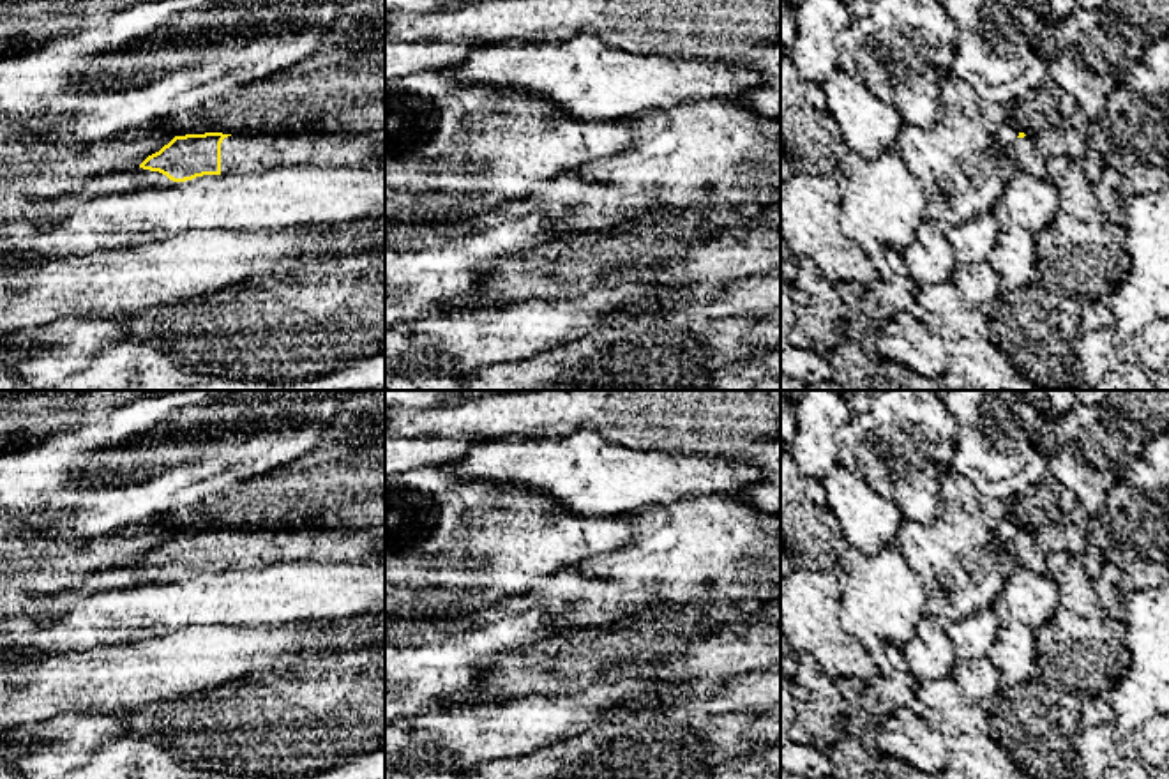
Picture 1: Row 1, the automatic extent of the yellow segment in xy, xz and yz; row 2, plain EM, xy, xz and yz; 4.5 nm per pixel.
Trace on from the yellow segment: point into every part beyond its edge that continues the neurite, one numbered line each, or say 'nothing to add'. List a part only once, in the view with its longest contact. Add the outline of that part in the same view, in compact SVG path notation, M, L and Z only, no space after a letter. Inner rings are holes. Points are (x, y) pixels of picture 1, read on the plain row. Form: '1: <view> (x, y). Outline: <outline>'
1: xy (262, 548). Outline: M385 526L300 528L284 532L258 530L251 535L228 532L221 539L221 569L258 569L281 562L369 562L385 553Z

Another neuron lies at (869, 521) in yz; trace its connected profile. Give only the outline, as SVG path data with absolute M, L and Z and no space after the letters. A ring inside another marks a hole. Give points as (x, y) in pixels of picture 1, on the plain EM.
M839 463L821 479L821 486L849 548L876 556L892 546L904 519L892 500Z

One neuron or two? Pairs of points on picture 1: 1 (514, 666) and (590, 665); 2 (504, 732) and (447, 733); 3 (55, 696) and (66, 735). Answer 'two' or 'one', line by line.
1: one
2: one
3: two

